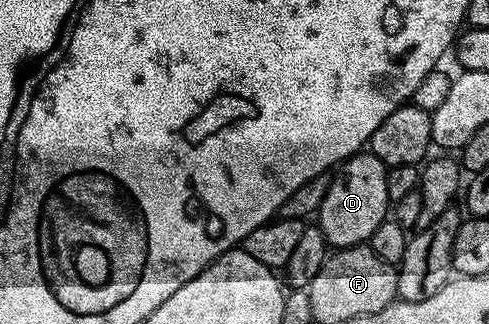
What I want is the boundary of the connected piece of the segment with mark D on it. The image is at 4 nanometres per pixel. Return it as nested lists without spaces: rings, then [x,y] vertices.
[[[359,151],[350,160],[342,162],[333,174],[334,182],[327,187],[326,194],[322,197],[322,206],[318,209],[316,221],[317,228],[321,229],[331,246],[349,247],[369,242],[376,227],[387,220],[388,206],[391,204],[386,182],[387,168],[376,154]]]

